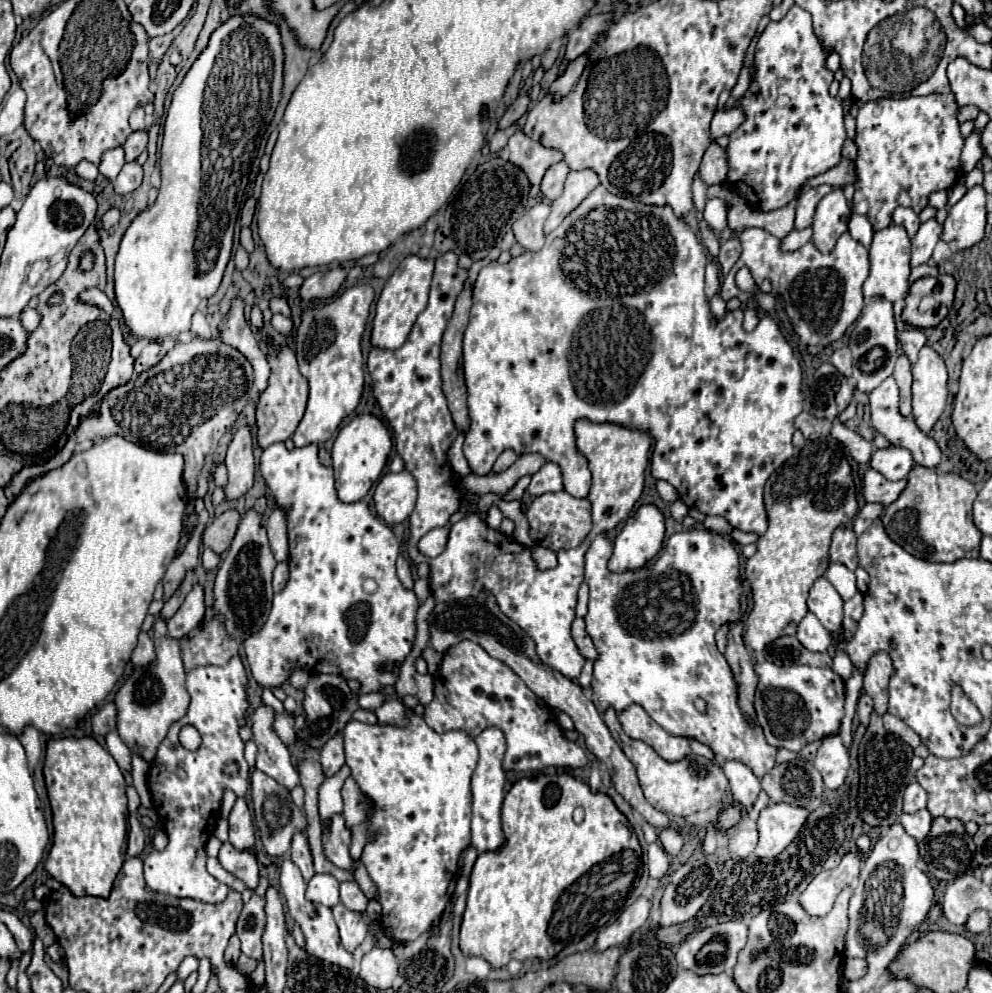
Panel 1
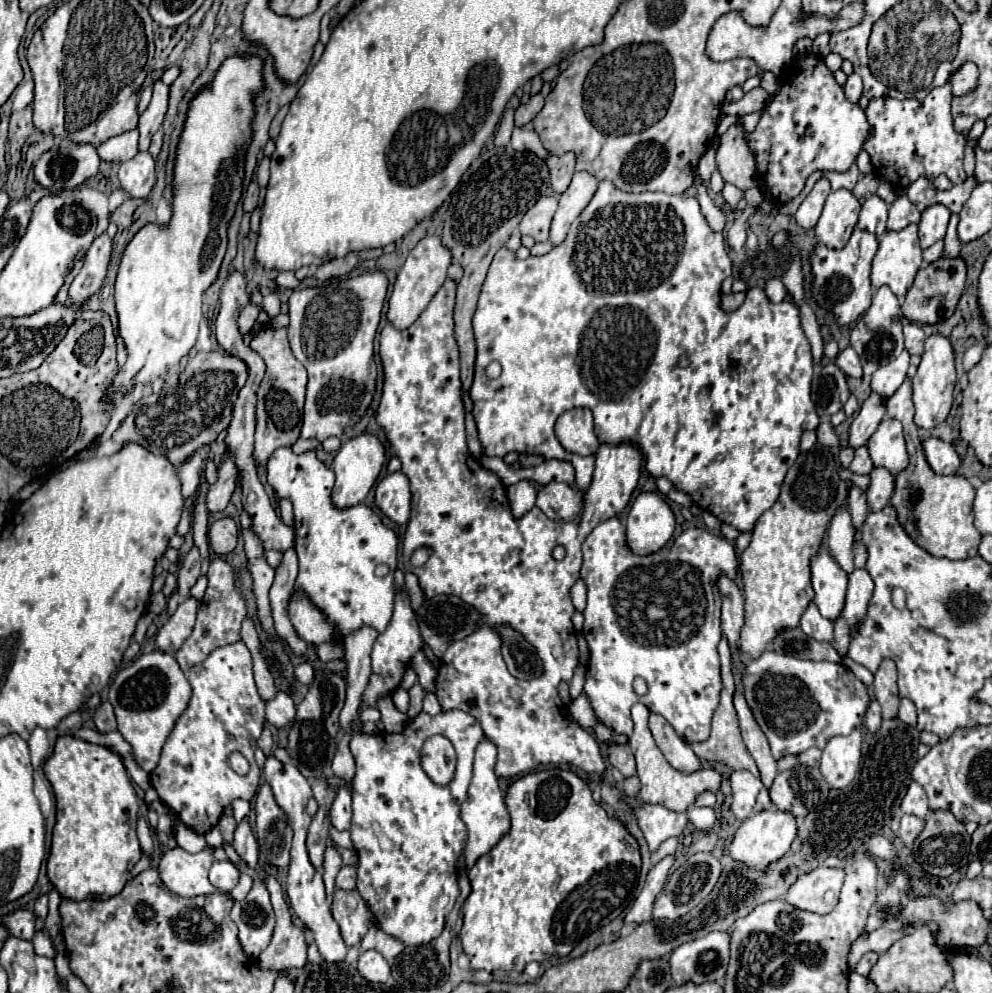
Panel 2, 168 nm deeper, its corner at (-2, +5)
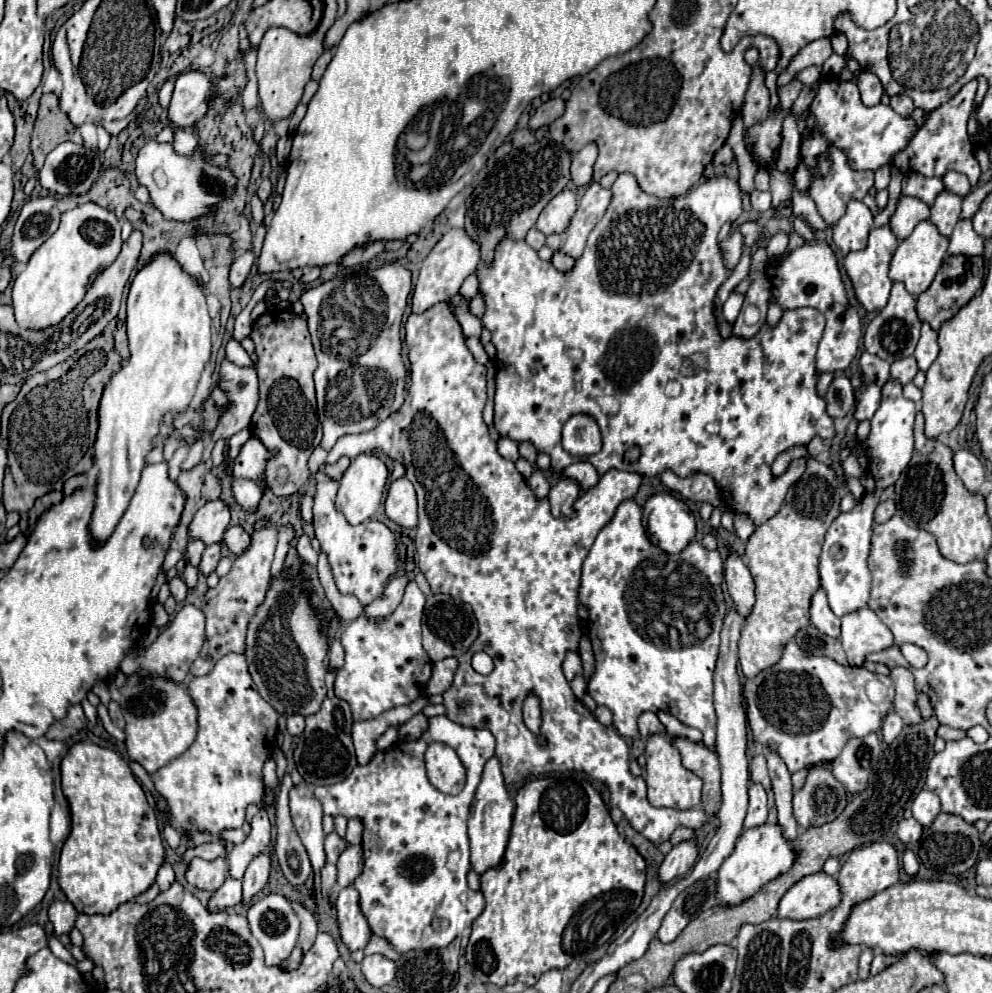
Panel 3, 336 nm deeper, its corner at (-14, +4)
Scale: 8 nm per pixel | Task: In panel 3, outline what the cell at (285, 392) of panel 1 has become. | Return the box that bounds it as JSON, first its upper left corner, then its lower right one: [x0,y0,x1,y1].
[250,309,320,497]

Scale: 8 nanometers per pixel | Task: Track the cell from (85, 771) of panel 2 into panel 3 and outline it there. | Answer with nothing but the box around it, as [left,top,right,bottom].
[58,741,164,915]

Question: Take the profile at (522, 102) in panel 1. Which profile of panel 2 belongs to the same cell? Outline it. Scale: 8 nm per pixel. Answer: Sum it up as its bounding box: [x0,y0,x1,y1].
[514,94,544,126]

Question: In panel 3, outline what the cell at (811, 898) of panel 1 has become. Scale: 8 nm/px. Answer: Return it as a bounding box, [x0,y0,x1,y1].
[778,871,842,919]

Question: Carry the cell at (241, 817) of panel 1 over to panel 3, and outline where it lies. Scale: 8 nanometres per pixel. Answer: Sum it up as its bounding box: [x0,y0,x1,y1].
[244,851,270,903]

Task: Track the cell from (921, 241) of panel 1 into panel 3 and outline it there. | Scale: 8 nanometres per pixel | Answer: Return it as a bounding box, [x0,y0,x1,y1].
[930,191,962,237]

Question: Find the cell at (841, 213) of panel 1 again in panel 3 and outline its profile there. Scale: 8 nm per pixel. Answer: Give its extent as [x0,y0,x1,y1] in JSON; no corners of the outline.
[832,199,872,255]

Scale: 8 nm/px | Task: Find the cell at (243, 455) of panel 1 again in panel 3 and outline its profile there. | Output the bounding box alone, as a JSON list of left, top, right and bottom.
[188,499,230,545]

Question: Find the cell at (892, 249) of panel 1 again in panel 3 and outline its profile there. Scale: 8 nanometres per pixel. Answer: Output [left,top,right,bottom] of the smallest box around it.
[890,221,948,297]

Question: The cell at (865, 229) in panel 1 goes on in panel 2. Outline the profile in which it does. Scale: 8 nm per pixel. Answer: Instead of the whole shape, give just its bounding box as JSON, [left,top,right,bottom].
[858,196,888,236]

